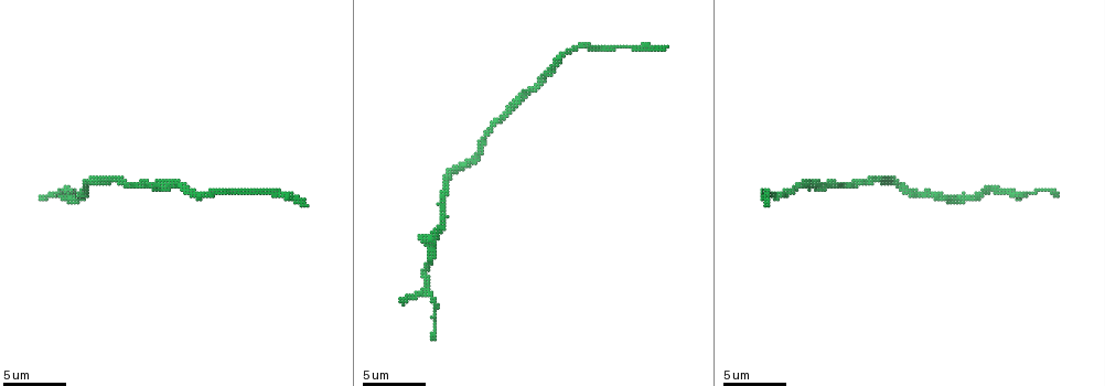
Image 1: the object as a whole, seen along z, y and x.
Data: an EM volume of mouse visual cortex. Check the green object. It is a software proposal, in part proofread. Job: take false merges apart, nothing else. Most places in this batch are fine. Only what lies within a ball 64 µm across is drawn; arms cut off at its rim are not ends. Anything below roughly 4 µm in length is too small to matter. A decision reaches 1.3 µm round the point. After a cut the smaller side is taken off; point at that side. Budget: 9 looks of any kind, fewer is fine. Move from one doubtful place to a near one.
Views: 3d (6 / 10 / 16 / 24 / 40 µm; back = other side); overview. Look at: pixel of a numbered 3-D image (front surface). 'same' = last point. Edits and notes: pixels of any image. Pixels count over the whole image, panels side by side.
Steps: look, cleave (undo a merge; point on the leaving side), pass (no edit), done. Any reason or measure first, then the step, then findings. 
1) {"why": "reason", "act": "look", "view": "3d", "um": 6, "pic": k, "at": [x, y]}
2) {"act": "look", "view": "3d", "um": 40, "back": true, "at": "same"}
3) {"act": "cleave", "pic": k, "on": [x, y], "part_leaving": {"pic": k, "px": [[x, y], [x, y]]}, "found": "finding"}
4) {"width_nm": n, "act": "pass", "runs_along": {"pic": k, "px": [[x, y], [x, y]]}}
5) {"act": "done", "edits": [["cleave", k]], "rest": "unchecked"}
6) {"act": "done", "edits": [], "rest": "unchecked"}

{"act": "look", "view": "3d", "um": 10, "pic": 1, "at": [865, 181]}

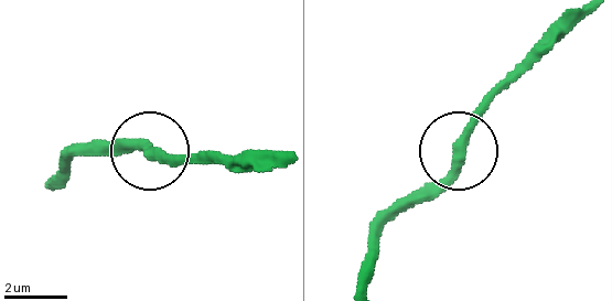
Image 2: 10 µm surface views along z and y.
{"side_arm_um": 19, "act": "pass", "found": "continuous, no second neuron"}

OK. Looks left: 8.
{"why": "calibre changes", "act": "look", "view": "3d", "um": 10, "pic": 1, "at": [974, 198]}

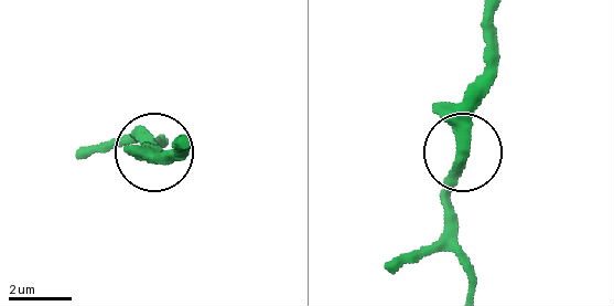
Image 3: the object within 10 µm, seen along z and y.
{"why": "closer look", "act": "look", "view": "3d", "um": 6, "pic": 3, "at": [465, 155]}

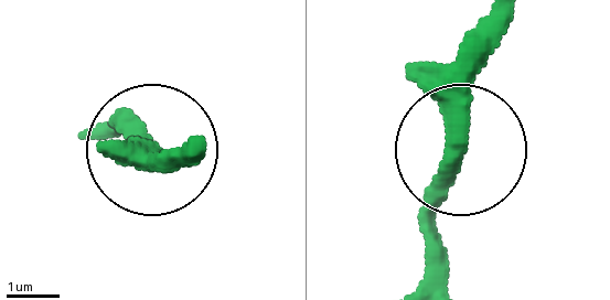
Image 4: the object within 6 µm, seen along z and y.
{"act": "pass", "runs_along": {"pic": 4, "px": [[487, 22], [469, 127], [429, 220], [429, 268]]}, "found": "continuous, no second neuron"}

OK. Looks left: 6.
{"why": "thick turns thin", "act": "look", "view": "3d", "um": 6, "pic": 1, "at": [811, 182]}

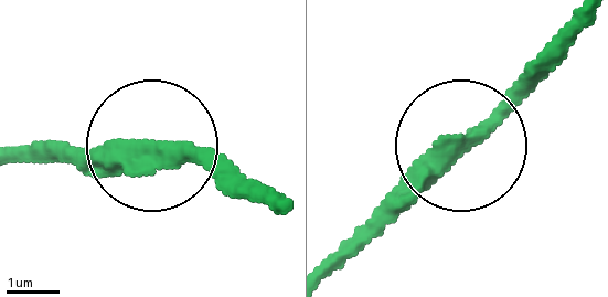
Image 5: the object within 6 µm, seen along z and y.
{"act": "pass", "runs_along": {"pic": 5, "px": [[332, 271], [552, 51]]}, "found": "all the same neuron"}

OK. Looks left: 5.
{"why": "calibre changes", "act": "look", "view": "3d", "um": 6, "pic": 1, "at": [270, 191]}

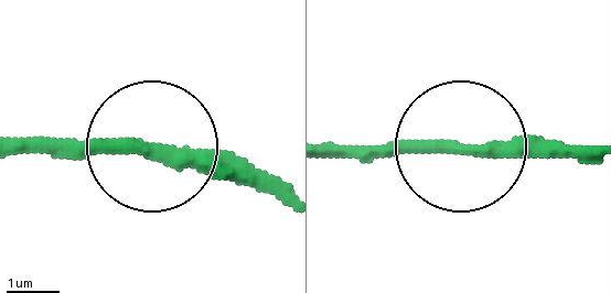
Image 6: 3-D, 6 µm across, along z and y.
{"why": "from behind", "act": "look", "view": "3d", "um": 6, "back": true, "pic": 6, "at": [149, 150]}

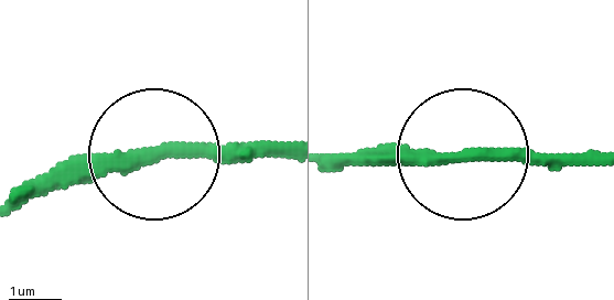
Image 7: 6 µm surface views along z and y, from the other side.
{"act": "pass", "runs_along": {"pic": 7, "px": [[594, 154], [331, 154]]}, "found": "continuous, no second neuron"}

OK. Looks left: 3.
{"act": "done", "edits": [], "rest": "unchecked"}

